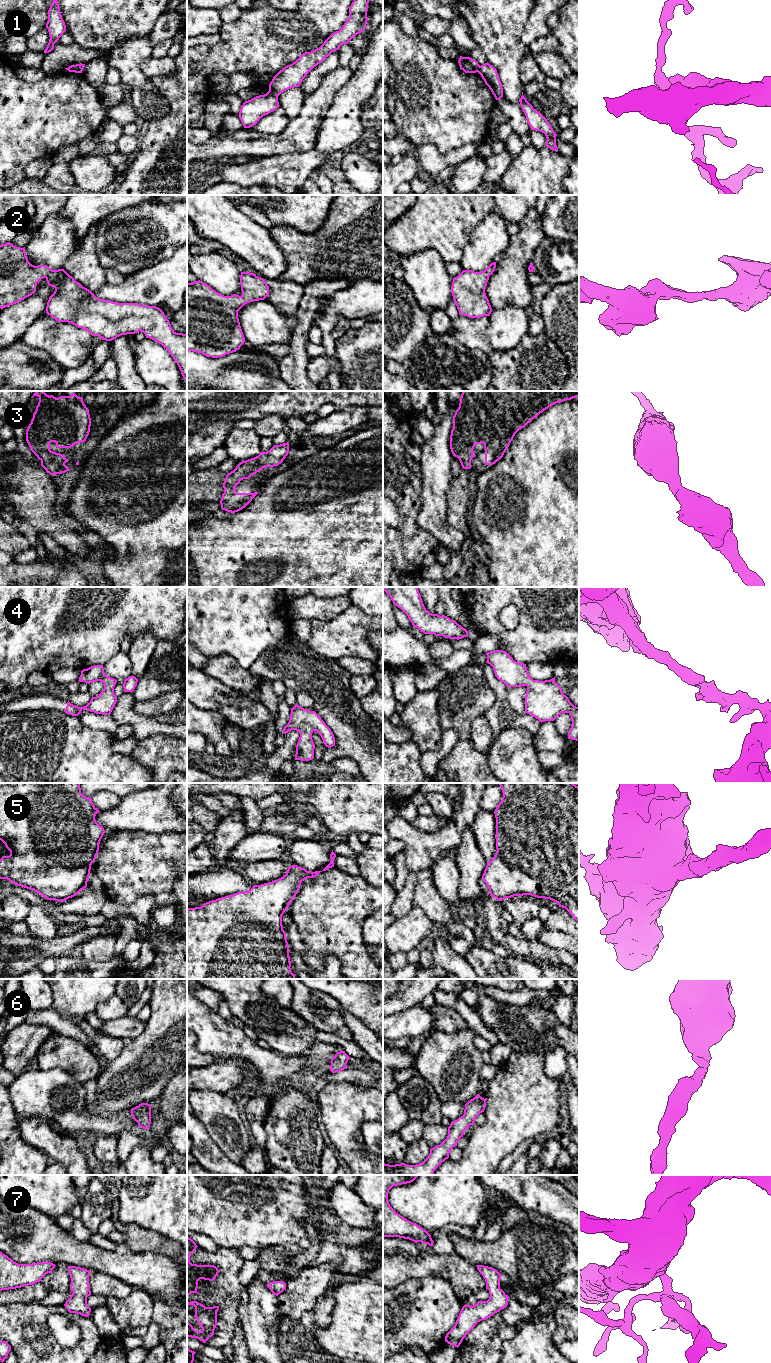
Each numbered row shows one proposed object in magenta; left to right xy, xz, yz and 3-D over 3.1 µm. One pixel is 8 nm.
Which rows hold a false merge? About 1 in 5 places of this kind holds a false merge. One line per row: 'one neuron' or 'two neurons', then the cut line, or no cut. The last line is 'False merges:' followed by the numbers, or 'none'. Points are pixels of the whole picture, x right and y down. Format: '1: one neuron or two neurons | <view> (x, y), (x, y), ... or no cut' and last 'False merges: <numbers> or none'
1: two neurons | xz (267, 92), (277, 97)
2: one neuron | no cut
3: one neuron | no cut
4: one neuron | no cut
5: one neuron | no cut
6: one neuron | no cut
7: one neuron | no cut
False merges: 1

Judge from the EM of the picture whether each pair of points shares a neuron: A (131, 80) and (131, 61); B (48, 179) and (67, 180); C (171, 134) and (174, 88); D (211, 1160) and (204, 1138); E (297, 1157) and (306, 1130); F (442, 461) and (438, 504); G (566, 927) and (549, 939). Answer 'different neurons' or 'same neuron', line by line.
A: same neuron
B: same neuron
C: same neuron
D: same neuron
E: same neuron
F: same neuron
G: different neurons

